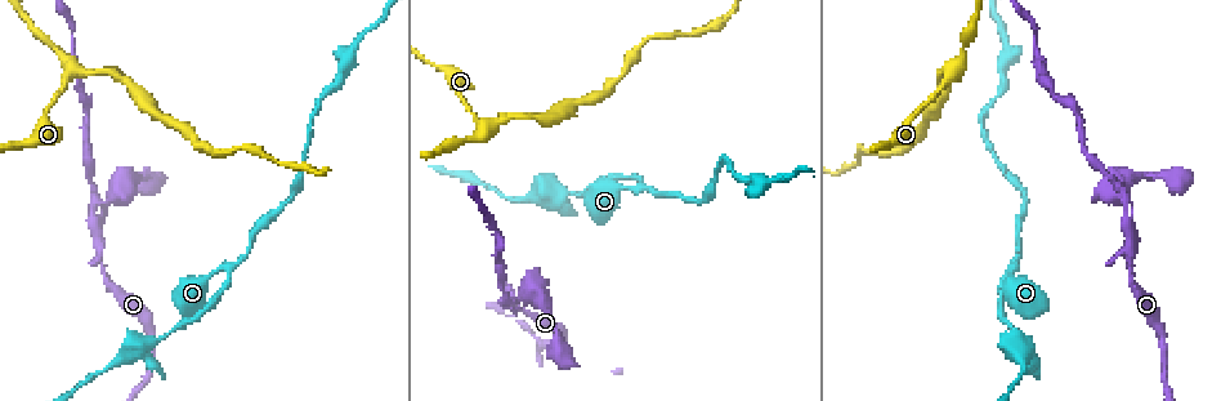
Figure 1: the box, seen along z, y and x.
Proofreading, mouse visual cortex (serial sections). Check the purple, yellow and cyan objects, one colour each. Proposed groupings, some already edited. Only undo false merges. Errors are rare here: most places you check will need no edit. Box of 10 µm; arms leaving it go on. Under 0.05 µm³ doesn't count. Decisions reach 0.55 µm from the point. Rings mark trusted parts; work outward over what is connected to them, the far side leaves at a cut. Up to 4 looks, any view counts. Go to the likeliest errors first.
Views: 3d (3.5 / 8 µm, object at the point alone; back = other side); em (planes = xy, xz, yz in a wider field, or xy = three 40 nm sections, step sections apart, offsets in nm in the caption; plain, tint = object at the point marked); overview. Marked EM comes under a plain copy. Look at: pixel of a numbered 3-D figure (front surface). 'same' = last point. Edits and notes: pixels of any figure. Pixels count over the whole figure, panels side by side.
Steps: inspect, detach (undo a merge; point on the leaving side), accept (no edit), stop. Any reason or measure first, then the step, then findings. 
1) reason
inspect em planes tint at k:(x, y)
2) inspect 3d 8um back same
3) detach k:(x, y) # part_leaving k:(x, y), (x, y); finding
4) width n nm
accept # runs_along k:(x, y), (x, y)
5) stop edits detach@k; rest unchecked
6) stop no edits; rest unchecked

side arm on a straight run
inspect 3d 8um at 1:(637, 191)

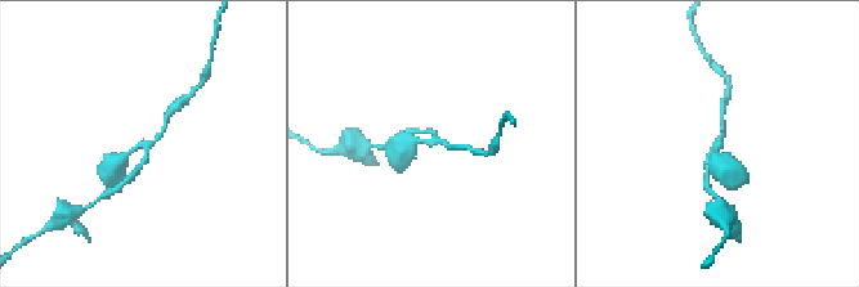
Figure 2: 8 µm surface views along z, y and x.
inspect em xy step 1 tint same

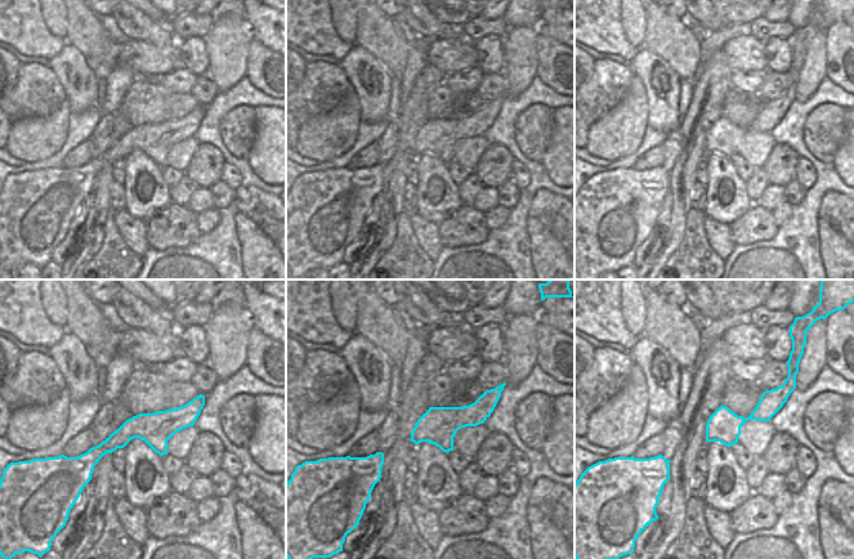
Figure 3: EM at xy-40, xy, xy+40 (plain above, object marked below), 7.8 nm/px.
width 300 nm
accept # runs_along 3:(201, 398), (89, 465); one cell here

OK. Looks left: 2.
branch point
inspect 3d 3.5um back at 1:(509, 302)

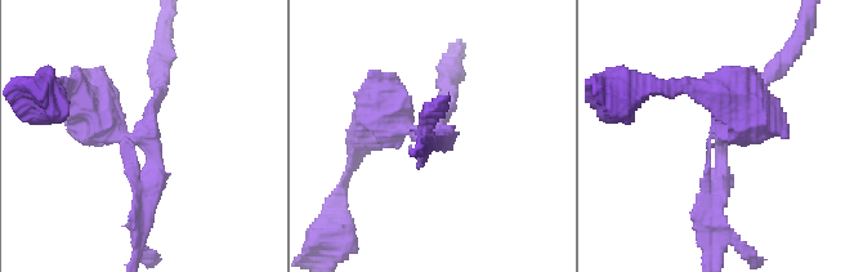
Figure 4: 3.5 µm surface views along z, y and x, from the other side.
inspect em xy step 5 tint at 4:(146, 139)

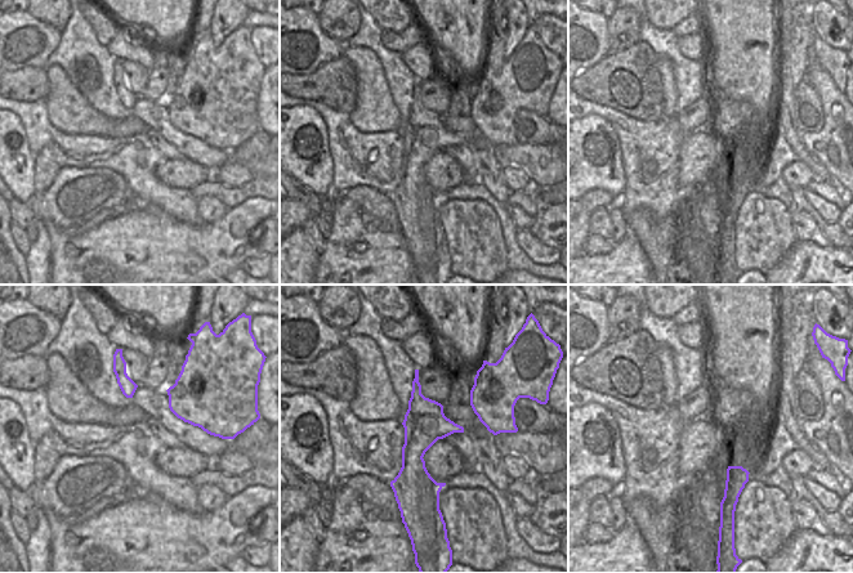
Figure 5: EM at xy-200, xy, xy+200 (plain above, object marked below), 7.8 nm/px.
width 320 nm
accept # runs_along 4:(139, 222), (152, 146), (80, 98); one cell here

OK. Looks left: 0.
stop no edits; rest unchecked

